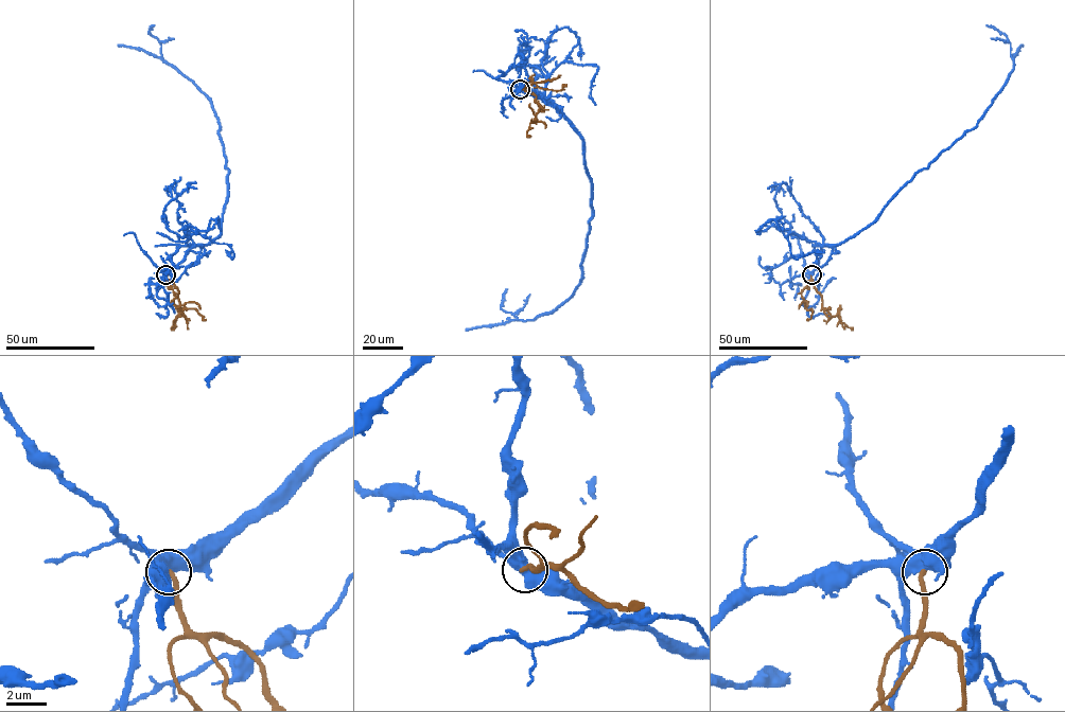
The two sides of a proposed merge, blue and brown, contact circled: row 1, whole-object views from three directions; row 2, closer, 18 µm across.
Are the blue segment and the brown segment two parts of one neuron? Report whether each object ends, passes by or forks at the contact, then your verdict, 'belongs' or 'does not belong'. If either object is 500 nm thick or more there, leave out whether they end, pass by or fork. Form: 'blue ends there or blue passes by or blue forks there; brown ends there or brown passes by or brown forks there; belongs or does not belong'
blue forks there; brown ends there; does not belong

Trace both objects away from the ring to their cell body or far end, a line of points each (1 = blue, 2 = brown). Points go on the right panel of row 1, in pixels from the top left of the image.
1: (812, 274), (822, 247), (838, 245), (868, 227), (917, 172), (976, 125), (1013, 65), (1006, 36), (985, 25)
2: (812, 274), (822, 306), (833, 317), (839, 313), (844, 328)

